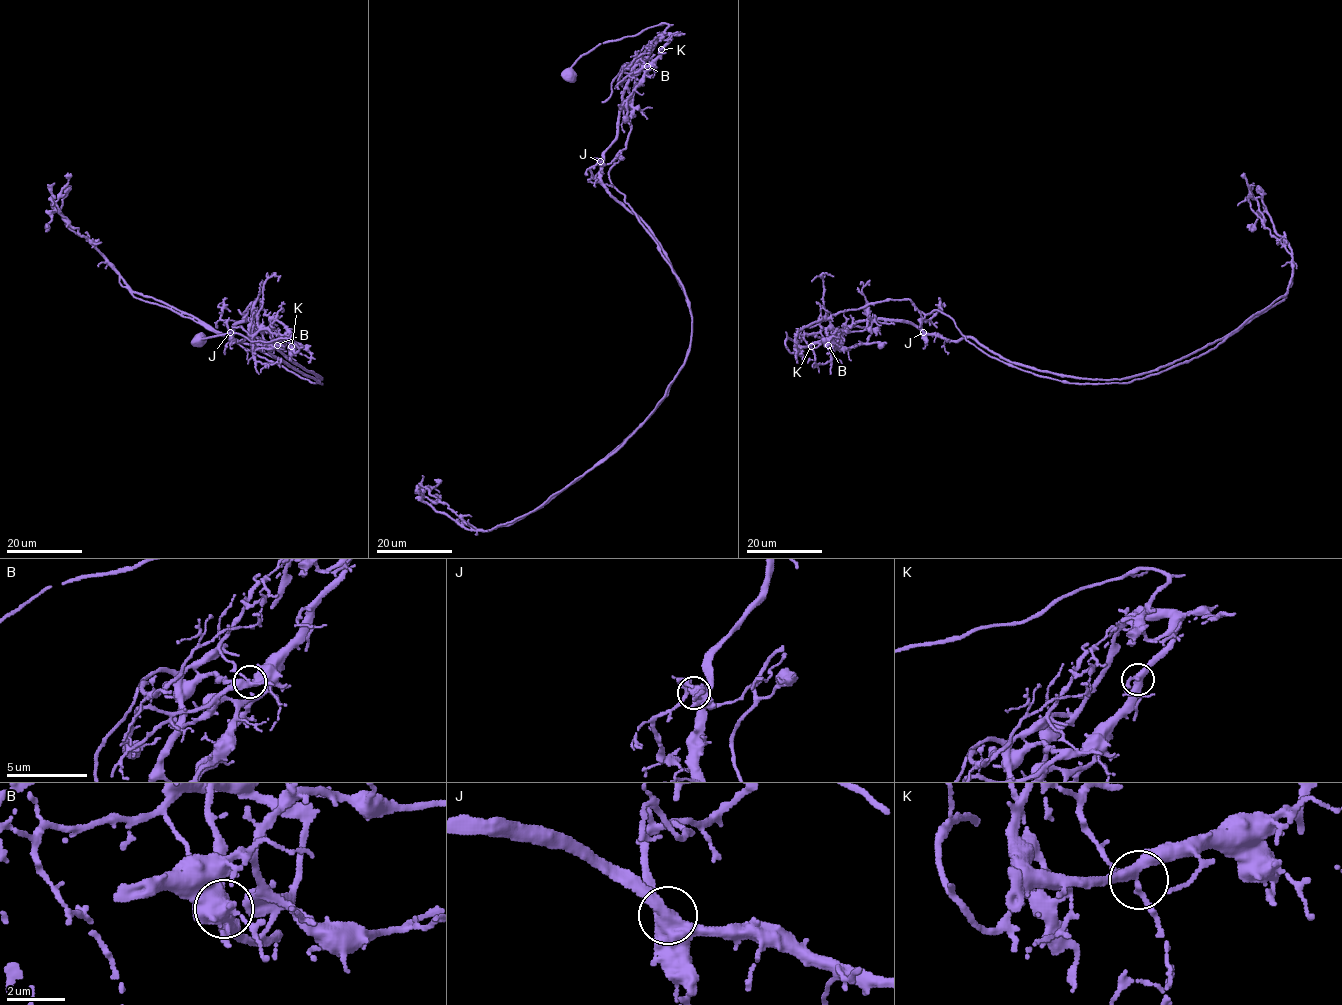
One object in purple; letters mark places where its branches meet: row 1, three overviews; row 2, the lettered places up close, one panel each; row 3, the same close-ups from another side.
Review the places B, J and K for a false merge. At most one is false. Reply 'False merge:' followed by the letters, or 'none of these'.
False merge: B

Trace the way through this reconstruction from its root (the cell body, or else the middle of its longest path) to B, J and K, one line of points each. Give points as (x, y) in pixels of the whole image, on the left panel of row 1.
B: (200, 340), (203, 343), (202, 339), (237, 333), (250, 340), (289, 339), (298, 350), (292, 343), (277, 344)
J: (200, 340), (237, 333), (250, 340), (289, 339), (298, 350), (288, 342), (271, 348), (250, 319), (230, 332)
K: (200, 340), (203, 343), (202, 339), (237, 333), (250, 340), (289, 339), (298, 350), (291, 346)

